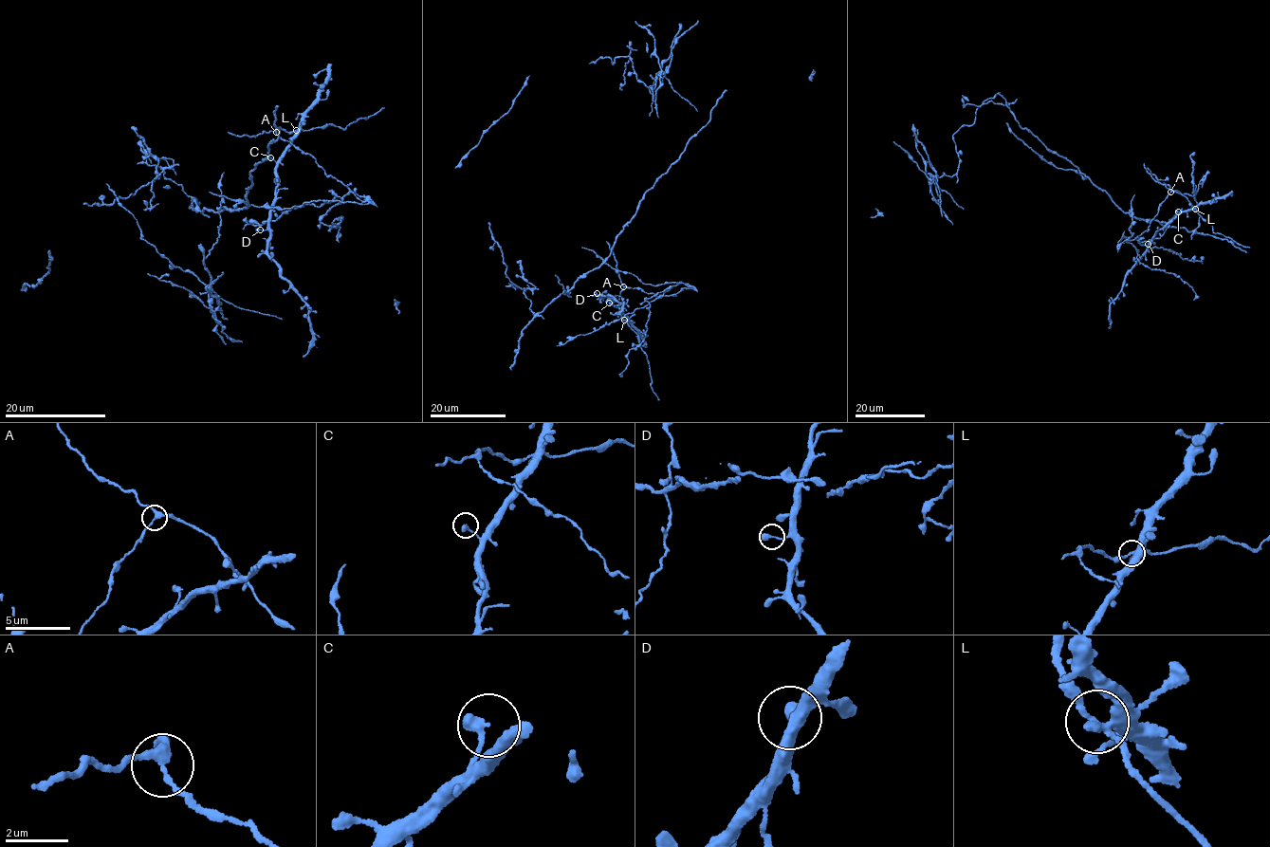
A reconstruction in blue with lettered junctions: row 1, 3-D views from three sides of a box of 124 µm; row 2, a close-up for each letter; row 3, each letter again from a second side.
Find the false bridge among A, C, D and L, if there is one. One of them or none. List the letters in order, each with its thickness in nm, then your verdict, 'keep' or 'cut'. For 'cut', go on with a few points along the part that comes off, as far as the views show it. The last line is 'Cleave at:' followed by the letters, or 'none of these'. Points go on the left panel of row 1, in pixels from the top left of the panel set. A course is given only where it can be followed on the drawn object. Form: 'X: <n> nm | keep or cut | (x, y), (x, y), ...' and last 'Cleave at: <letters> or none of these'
A: 200 nm | cut
C: 360 nm | keep
D: 360 nm | keep
L: 280 nm | keep
Cleave at: A

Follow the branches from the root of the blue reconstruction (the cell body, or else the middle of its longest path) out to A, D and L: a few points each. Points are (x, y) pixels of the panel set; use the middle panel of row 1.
A: (616, 238), (605, 262), (611, 267), (634, 274), (647, 284), (672, 282), (691, 286), (660, 297), (623, 286)
D: (616, 238), (611, 267), (647, 284), (691, 286), (660, 297), (623, 287), (624, 320), (611, 297), (597, 293)
L: (616, 238), (605, 262), (611, 267), (647, 284), (691, 286), (660, 297), (623, 287), (618, 303), (624, 319)

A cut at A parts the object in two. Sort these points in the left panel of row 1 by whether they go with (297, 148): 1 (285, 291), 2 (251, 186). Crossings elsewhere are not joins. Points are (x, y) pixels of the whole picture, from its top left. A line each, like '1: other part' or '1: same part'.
1: other part
2: same part

